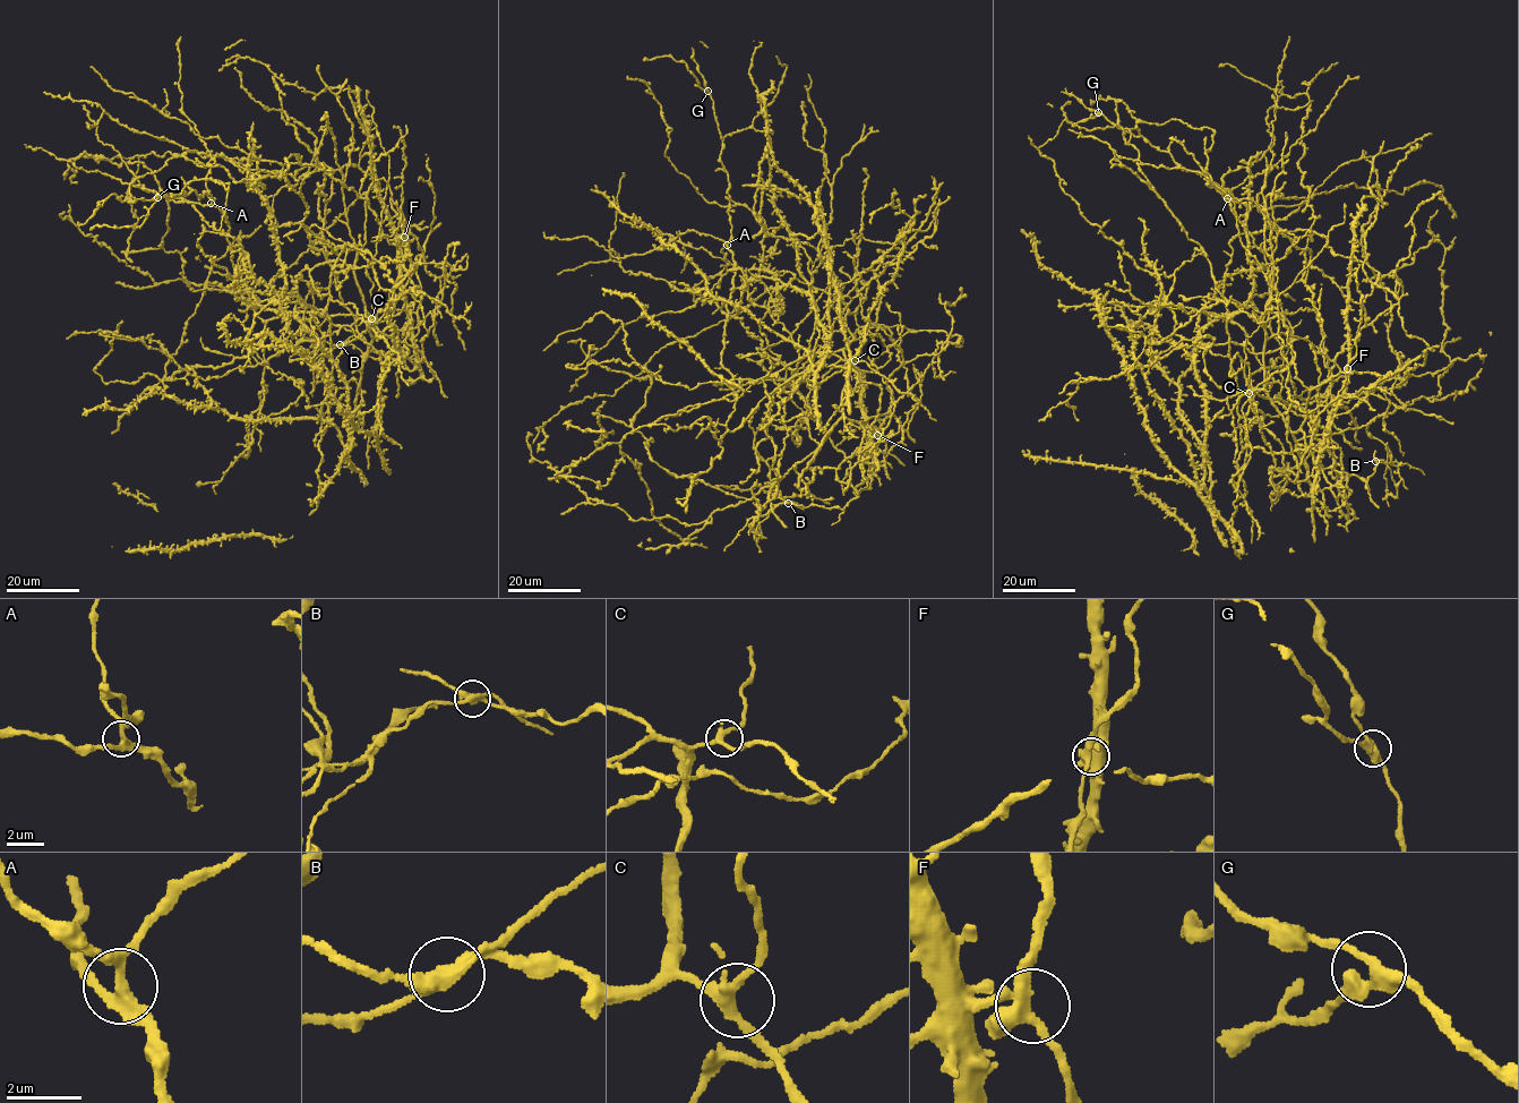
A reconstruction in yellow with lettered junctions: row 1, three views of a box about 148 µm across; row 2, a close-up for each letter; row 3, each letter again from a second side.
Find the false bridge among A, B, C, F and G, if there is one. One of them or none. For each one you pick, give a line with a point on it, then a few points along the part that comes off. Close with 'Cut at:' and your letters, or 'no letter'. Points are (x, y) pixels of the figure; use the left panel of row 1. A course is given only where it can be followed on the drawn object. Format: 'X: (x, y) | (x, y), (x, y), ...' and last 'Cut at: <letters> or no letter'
B: (340, 344) | (340, 344), (303, 353), (300, 351), (289, 359)
Cut at: B

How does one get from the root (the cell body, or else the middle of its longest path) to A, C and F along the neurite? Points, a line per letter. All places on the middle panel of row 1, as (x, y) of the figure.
A: (843, 351), (847, 369), (830, 352), (799, 357), (745, 280), (730, 313), (727, 245)
C: (843, 351), (847, 369), (848, 362), (855, 360)
F: (843, 351), (848, 376), (841, 411), (852, 420), (865, 421), (864, 437), (868, 444), (872, 434), (877, 435)

